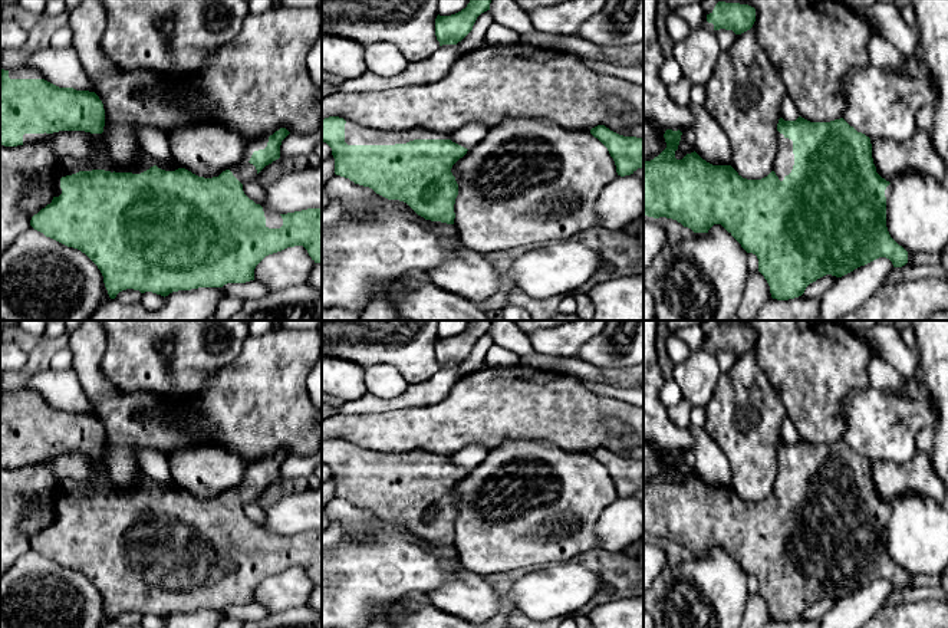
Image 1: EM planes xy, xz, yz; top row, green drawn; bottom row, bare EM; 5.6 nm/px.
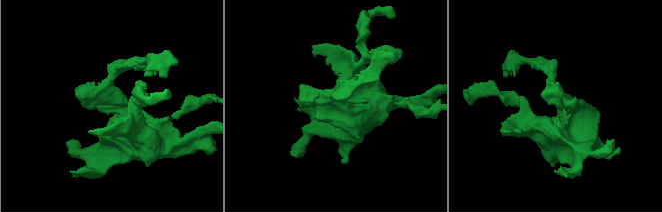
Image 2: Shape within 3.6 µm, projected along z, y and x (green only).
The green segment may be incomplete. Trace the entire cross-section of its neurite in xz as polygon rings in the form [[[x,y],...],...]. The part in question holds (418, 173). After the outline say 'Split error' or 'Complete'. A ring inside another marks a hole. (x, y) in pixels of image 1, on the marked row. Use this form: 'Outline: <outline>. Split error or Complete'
Outline: [[[329,116],[322,119],[322,141],[332,148],[336,175],[369,187],[388,200],[404,201],[425,220],[454,224],[458,184],[451,168],[468,149],[452,142],[448,134],[422,128],[378,131]]]. Split error

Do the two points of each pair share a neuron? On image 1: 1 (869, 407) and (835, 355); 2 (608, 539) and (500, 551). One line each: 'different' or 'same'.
1: different
2: different

